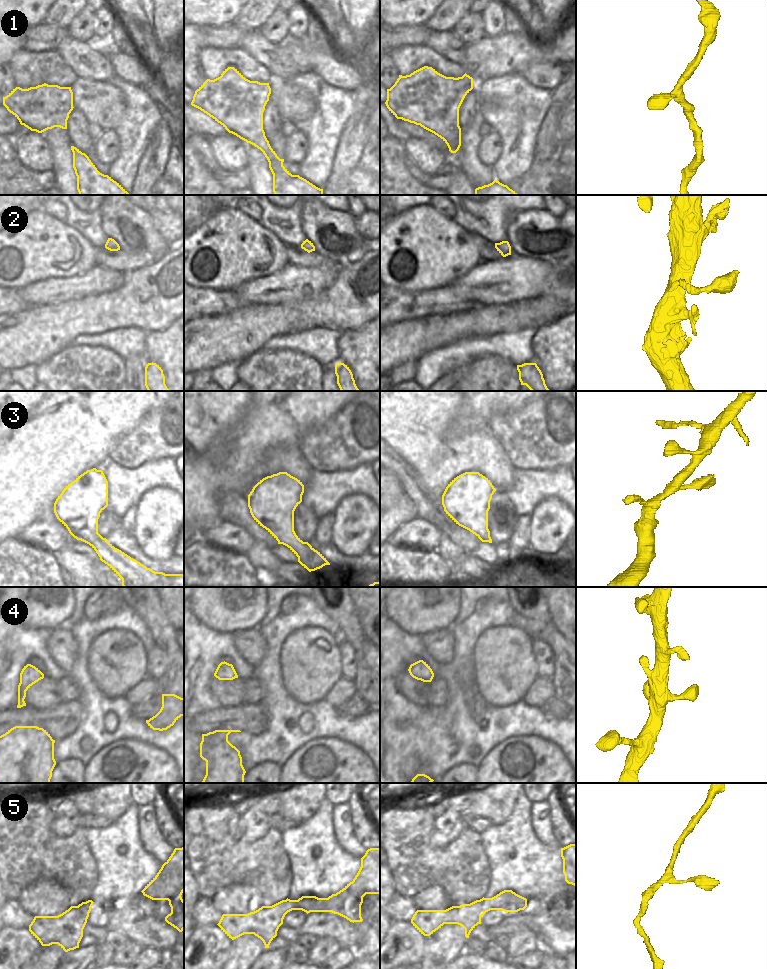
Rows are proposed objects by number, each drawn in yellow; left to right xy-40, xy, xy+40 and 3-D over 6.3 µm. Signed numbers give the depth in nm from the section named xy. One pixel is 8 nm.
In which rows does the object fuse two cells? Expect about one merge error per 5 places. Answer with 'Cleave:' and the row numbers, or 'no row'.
Cleave: no row

